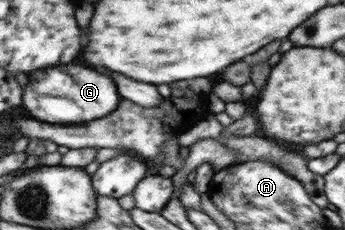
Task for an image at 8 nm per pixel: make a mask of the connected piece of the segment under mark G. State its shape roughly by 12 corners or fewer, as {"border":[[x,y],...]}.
{"border":[[79,64],[35,70],[23,104],[81,124],[119,108],[115,80]]}

